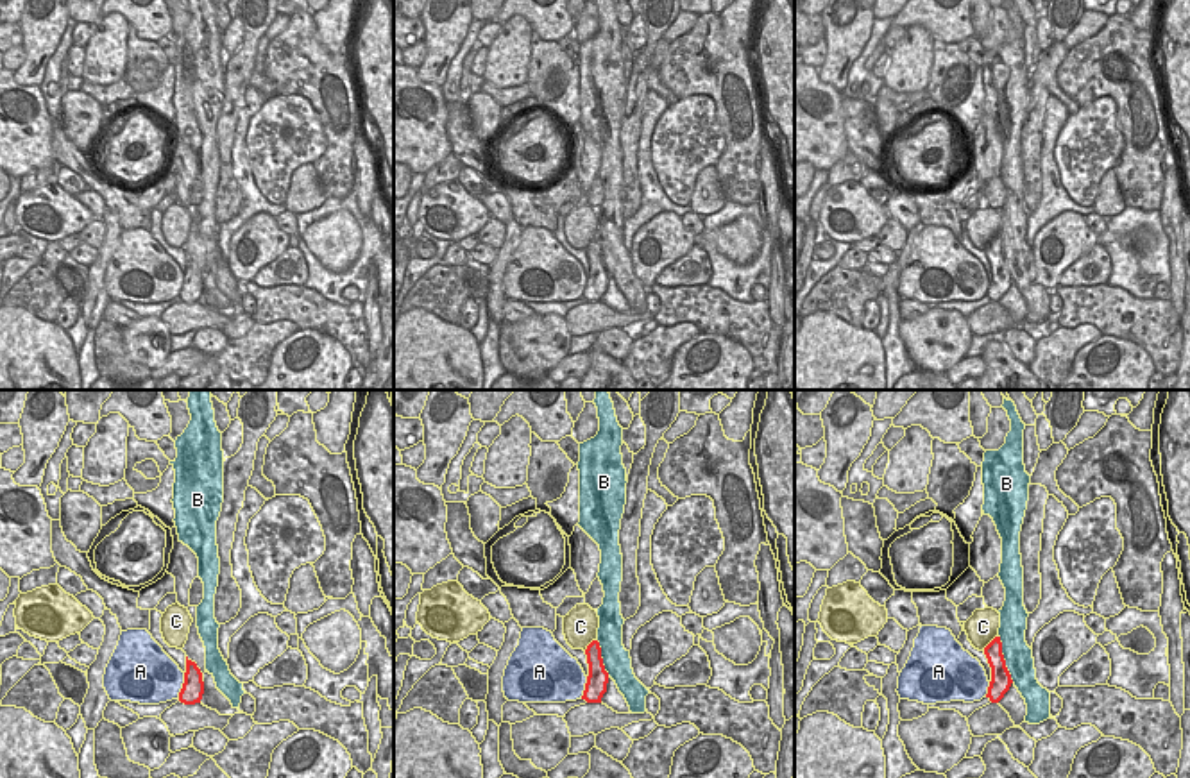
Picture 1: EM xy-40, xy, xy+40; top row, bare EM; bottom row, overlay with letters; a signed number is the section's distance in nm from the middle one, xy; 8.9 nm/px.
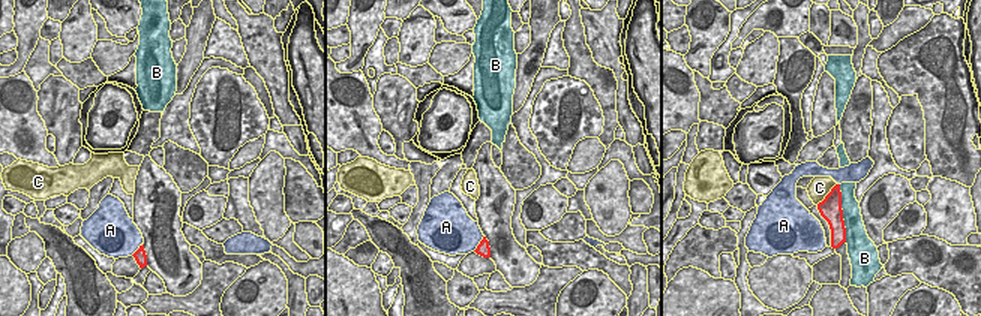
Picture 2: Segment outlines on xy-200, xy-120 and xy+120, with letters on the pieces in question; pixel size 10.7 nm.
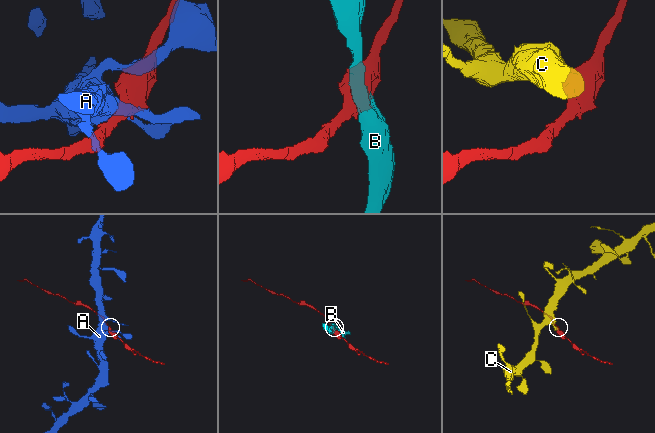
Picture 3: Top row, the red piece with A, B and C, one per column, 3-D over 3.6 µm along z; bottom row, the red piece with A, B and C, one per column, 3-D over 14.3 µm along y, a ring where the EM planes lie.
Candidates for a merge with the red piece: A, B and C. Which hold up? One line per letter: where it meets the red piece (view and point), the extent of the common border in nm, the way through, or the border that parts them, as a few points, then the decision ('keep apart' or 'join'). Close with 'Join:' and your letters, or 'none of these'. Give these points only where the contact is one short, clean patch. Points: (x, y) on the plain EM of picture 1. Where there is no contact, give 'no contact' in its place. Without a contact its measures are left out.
A: xy-40 (183, 285) | 240 nm | keep apart
B: xy+40 (1002, 258) | 460 nm | keep apart
C: xy+40 (990, 242) | 190 nm | along xy+40 (995, 235), (983, 249) | keep apart
Join: none of these

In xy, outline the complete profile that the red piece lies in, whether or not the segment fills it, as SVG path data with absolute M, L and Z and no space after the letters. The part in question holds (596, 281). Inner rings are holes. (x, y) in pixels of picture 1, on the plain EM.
M592 240L587 249L589 275L582 299L587 302L601 302L603 293L607 292L608 272L605 270L601 247L598 240Z

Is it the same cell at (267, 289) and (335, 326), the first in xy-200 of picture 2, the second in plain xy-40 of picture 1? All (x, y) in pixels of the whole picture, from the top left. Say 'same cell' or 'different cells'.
different cells

